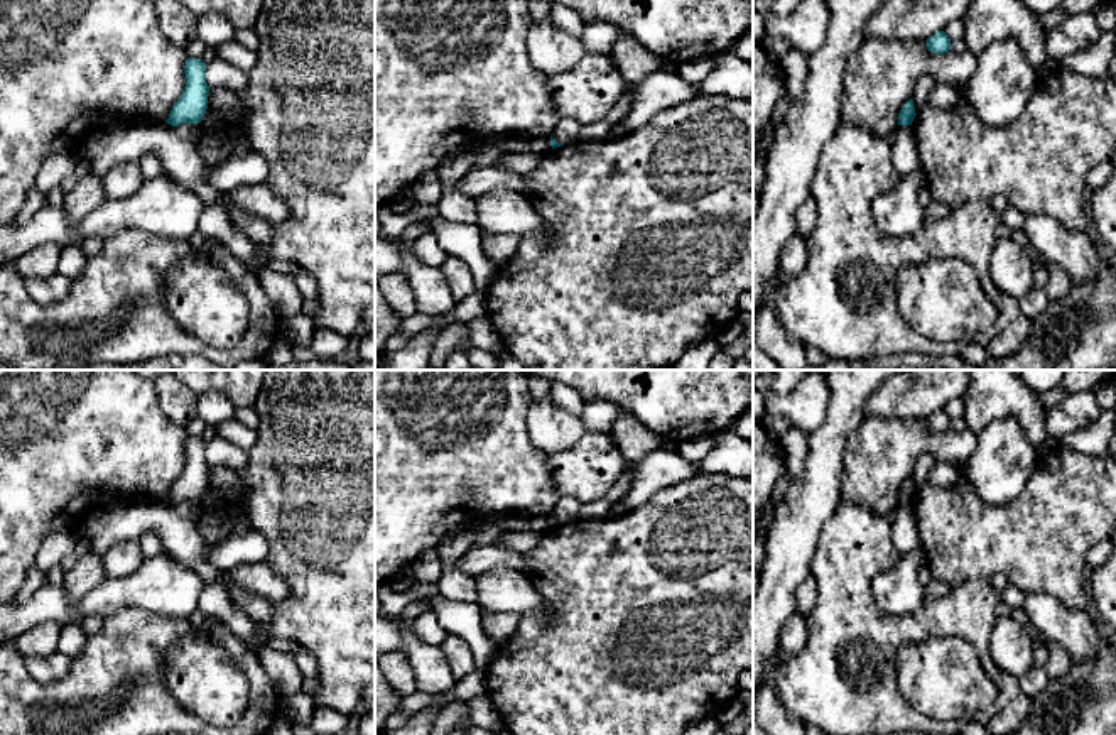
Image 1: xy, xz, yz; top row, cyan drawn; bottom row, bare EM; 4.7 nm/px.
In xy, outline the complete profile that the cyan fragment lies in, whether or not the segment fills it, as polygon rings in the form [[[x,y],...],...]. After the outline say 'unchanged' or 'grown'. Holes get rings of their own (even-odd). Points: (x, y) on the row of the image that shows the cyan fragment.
[[[187,57],[186,86],[179,100],[172,105],[167,123],[177,127],[181,123],[201,123],[208,110],[209,86],[206,83],[206,63],[203,59]]]; unchanged

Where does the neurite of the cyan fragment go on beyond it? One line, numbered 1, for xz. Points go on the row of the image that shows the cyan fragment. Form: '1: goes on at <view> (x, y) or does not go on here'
1: does not go on here

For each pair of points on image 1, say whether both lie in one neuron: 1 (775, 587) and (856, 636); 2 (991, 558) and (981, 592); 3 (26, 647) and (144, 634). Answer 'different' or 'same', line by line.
1: different
2: different
3: different

